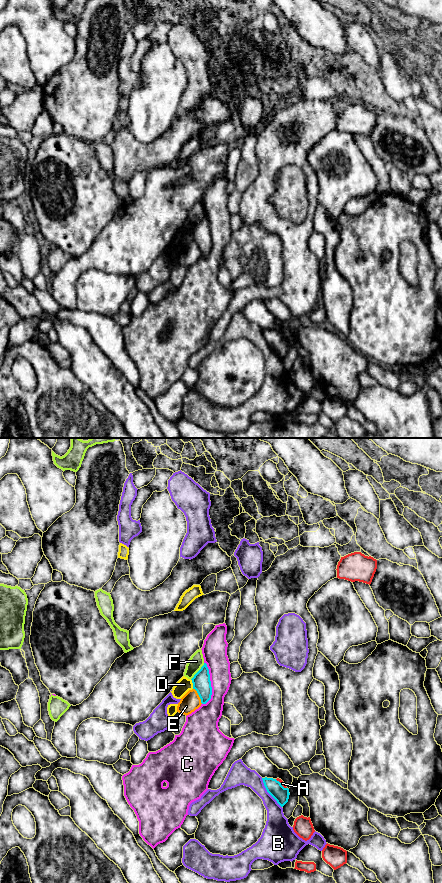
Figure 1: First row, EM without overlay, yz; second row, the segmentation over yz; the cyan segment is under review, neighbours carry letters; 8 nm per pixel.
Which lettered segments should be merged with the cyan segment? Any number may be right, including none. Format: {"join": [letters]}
{"join": []}

